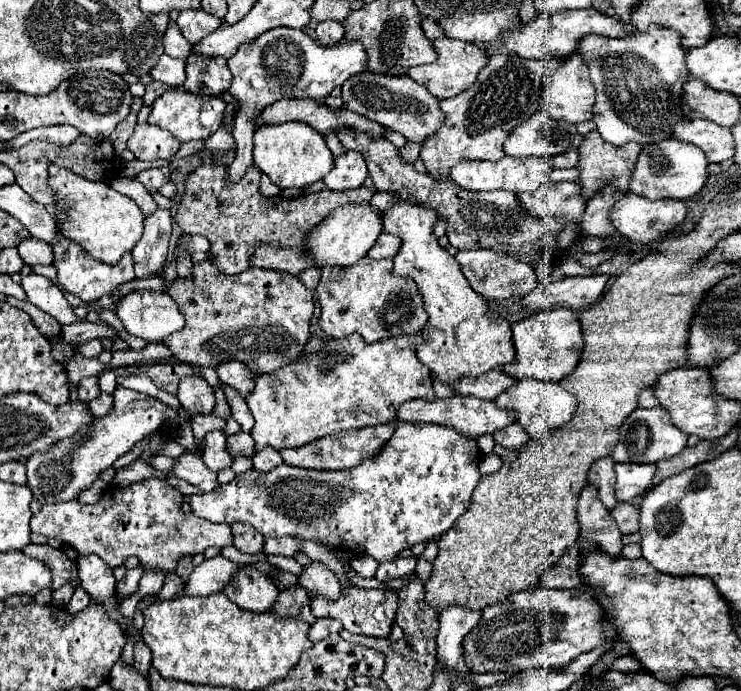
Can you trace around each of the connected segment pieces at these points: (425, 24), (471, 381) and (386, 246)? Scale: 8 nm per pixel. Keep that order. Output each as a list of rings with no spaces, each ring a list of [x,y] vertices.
[[[422,16],[422,28],[424,28],[424,34],[430,38],[430,40],[436,40],[436,38],[442,38],[442,26],[438,26],[436,22],[428,20]]]
[[[494,368],[482,376],[458,380],[456,384],[452,384],[452,388],[458,394],[470,394],[470,396],[484,398],[484,400],[496,400],[498,394],[502,394],[506,388],[514,386],[516,382],[518,378],[506,374],[502,368]]]
[[[382,232],[376,240],[376,246],[370,248],[370,258],[372,260],[382,260],[382,258],[394,258],[402,246],[402,240],[390,233]]]

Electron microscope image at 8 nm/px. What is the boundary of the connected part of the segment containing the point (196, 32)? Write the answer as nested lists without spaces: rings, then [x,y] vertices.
[[[182,10],[176,22],[190,44],[198,44],[222,24],[220,18],[210,16],[204,10]]]

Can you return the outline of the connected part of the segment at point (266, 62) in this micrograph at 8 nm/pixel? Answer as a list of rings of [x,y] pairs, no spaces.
[[[274,28],[274,30],[264,32],[262,36],[258,36],[256,40],[252,40],[250,44],[242,44],[240,50],[236,52],[236,56],[232,56],[228,60],[228,66],[230,66],[230,72],[234,76],[232,86],[230,86],[230,94],[236,96],[238,102],[242,104],[242,108],[240,108],[235,117],[232,131],[234,140],[236,140],[236,160],[228,166],[228,184],[236,184],[238,180],[242,180],[242,176],[248,170],[248,166],[254,164],[252,162],[253,136],[258,110],[266,108],[268,104],[274,104],[274,100],[280,100],[280,98],[310,96],[310,98],[316,98],[316,100],[324,100],[346,78],[354,76],[354,74],[360,74],[366,68],[366,52],[364,52],[364,48],[362,48],[360,42],[322,46],[322,44],[314,42],[304,30]]]

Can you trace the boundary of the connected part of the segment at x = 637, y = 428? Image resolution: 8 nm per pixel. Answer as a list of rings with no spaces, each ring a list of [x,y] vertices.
[[[636,408],[620,428],[620,444],[614,448],[612,458],[614,462],[658,462],[682,452],[686,448],[686,440],[688,436],[672,424],[666,408]]]

